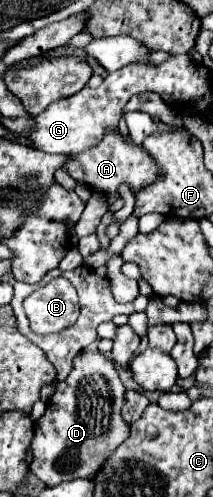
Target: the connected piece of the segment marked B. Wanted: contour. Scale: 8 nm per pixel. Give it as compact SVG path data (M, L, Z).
M54 278L32 292L26 300L26 312L34 332L60 332L72 326L80 314L76 290L66 278Z

